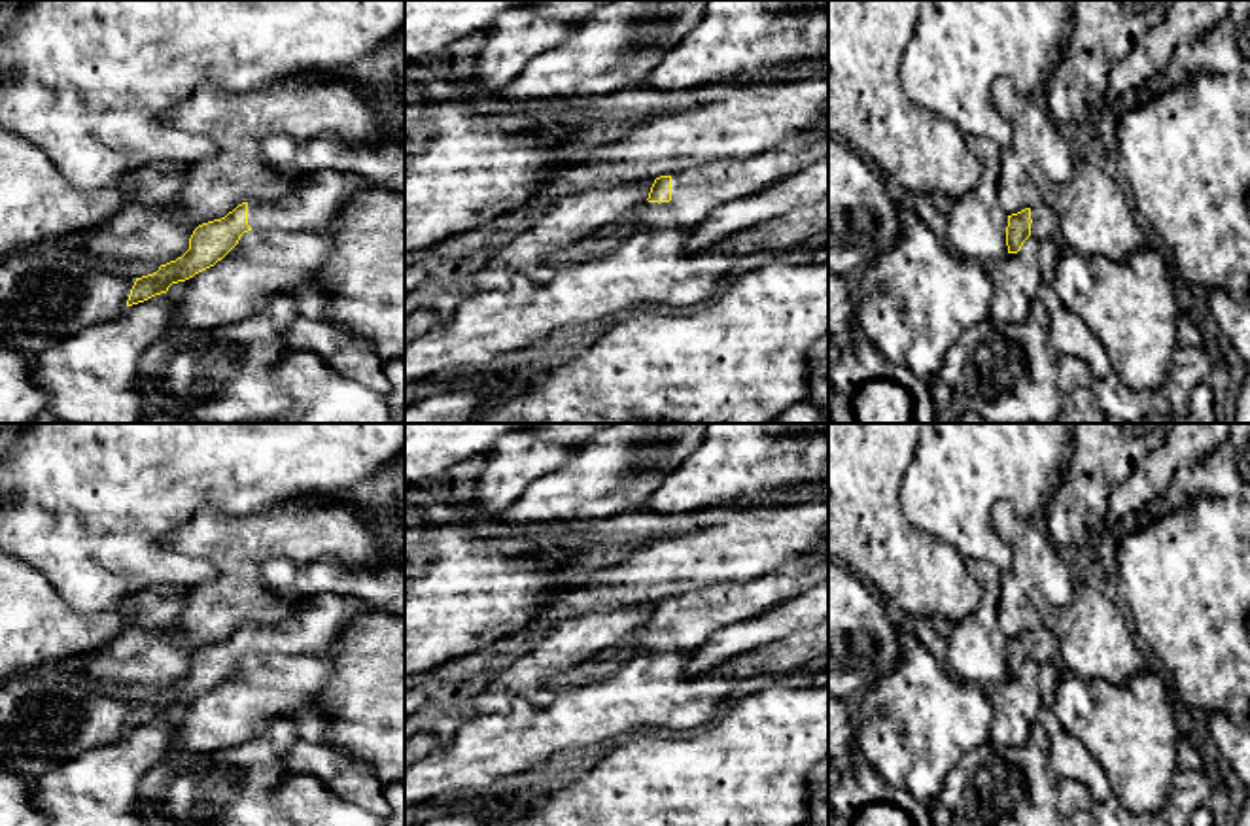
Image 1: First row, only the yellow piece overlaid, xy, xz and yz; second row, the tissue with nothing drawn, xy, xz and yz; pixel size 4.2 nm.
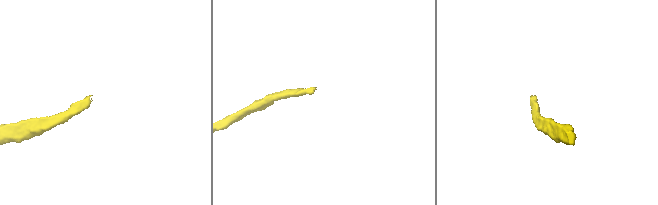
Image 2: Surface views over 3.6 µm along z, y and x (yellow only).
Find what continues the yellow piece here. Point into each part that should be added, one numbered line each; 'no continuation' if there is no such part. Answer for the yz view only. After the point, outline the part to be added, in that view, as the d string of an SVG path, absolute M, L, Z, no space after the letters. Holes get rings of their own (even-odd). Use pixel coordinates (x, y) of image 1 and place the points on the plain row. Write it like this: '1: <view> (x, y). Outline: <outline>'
1: yz (1044, 647). Outline: M1040 626L1031 631L1031 660L1038 665L1044 662L1059 658L1059 643L1055 639L1055 631Z

